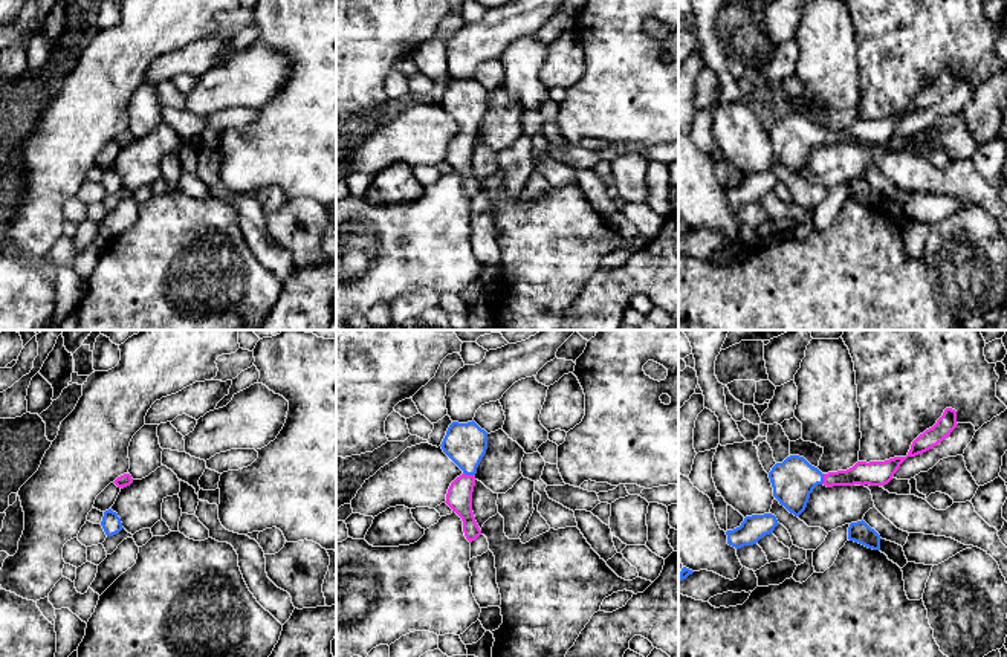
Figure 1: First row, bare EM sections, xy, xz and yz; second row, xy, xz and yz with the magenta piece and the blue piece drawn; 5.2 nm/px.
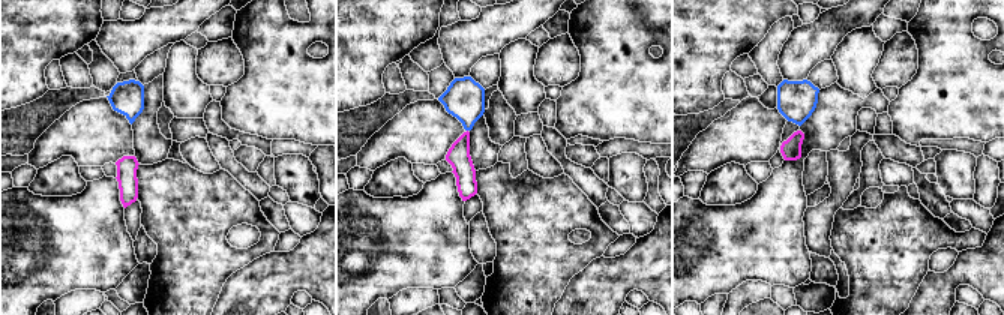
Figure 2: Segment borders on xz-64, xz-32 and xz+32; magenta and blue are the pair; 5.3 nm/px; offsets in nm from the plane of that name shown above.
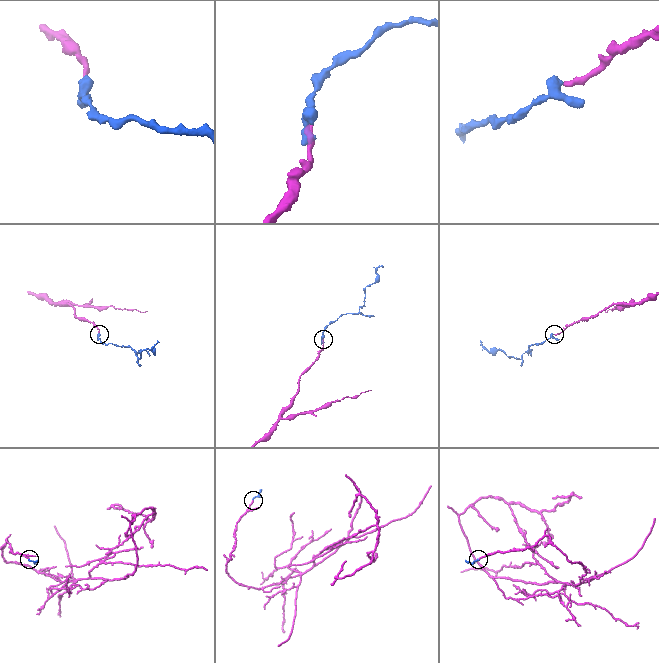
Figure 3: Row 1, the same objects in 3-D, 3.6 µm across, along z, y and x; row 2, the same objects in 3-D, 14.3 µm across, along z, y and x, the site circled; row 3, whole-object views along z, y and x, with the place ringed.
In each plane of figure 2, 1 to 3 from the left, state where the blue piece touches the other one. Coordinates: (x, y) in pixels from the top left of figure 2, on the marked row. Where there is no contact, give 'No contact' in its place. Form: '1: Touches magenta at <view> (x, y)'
1: No contact
2: No contact
3: No contact

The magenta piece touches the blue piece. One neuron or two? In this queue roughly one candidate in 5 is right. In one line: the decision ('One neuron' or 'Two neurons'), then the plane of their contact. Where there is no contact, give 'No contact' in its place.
One neuron. Touches magenta in xz

